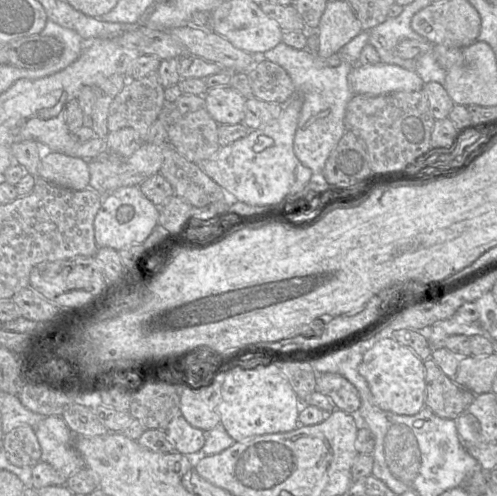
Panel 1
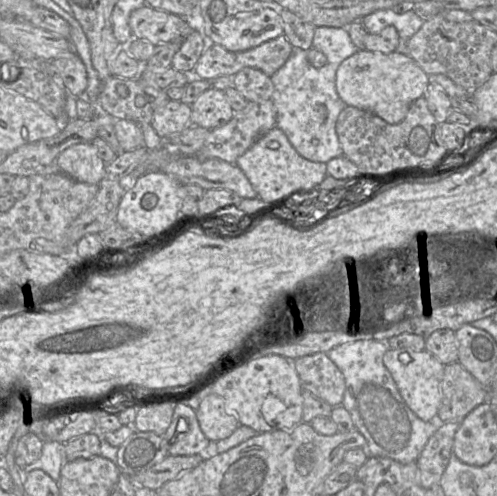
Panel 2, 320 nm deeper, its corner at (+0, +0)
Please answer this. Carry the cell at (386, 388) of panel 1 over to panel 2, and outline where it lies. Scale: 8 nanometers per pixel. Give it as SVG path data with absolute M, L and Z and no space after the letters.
M410 348L389 349L383 356L383 363L407 407L424 422L436 421L445 365L426 350L414 351Z

